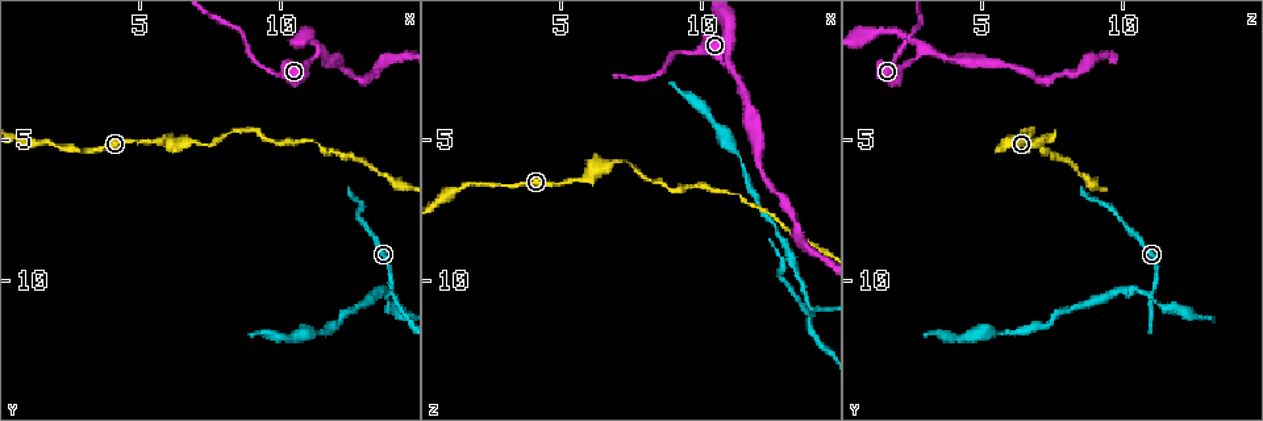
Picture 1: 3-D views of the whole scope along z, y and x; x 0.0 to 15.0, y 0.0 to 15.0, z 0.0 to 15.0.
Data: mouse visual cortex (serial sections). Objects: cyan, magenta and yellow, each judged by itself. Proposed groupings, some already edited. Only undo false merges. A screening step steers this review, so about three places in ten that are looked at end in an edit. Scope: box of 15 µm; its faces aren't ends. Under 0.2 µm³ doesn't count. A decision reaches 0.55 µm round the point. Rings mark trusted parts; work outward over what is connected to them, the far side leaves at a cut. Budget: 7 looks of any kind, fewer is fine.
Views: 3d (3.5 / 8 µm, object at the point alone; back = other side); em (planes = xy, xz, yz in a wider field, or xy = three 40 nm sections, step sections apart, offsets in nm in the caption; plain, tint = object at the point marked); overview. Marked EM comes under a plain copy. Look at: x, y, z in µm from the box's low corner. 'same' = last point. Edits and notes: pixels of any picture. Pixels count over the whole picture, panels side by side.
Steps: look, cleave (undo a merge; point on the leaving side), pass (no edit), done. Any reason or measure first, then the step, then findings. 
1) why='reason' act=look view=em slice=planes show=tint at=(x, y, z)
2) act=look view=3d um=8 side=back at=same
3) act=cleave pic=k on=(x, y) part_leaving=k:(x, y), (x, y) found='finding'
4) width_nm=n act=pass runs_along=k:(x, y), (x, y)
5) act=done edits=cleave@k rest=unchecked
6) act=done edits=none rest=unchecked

why='abrupt turn' act=look view=3d um=3.5 side=back at=(14.0, 10.5, 11.0)

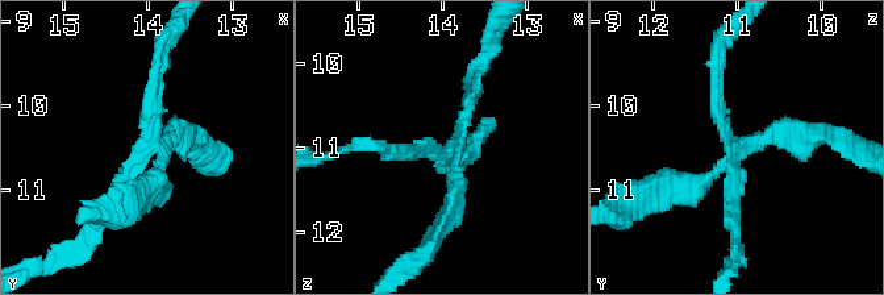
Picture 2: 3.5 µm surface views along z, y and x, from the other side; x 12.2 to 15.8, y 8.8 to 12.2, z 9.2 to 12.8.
act=look view=em slice=xy step=2 show=tint at=(13.90, 10.40, 11.05)

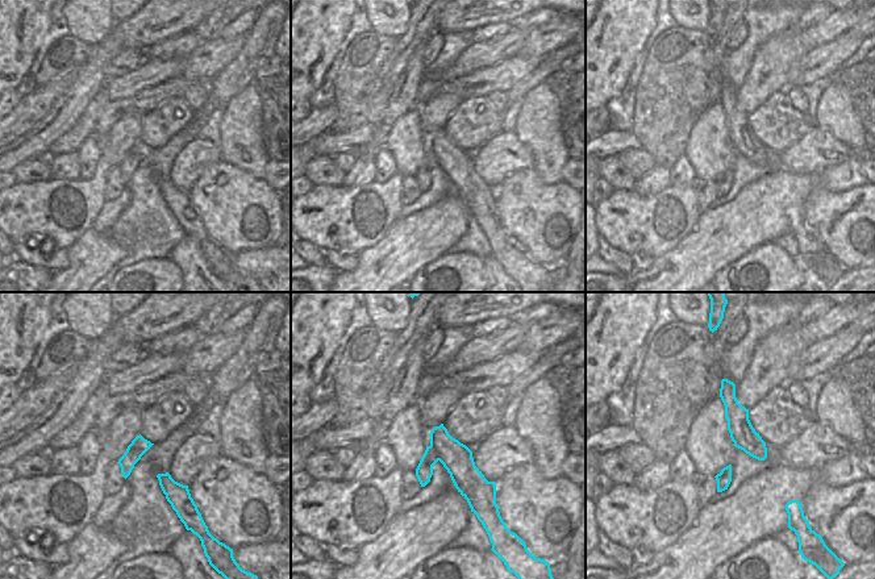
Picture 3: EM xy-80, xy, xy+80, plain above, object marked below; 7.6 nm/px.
act=cleave pic=2 on=(792, 131) border=3:(134, 438), (145, 452) found='two cells meet here'

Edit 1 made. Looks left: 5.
why='a narrow waist' act=look view=3d um=8 side=back at=(7.5, 5.1, 5.8)

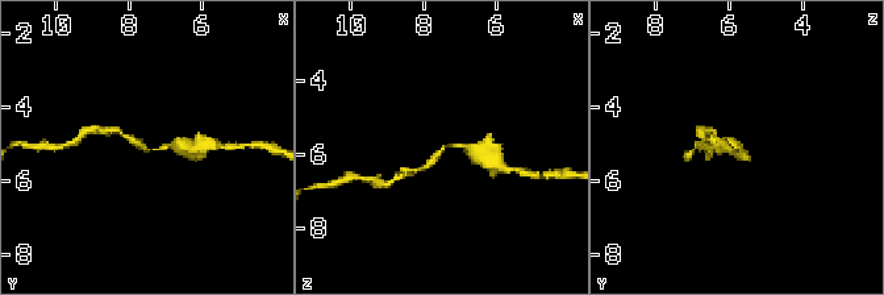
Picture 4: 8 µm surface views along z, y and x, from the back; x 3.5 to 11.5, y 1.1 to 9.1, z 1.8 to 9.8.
arm_widths_nm=150,350 why='now the EM' act=look view=em slice=xy step=3 show=tint at=(7.4, 5.2, 5.8)

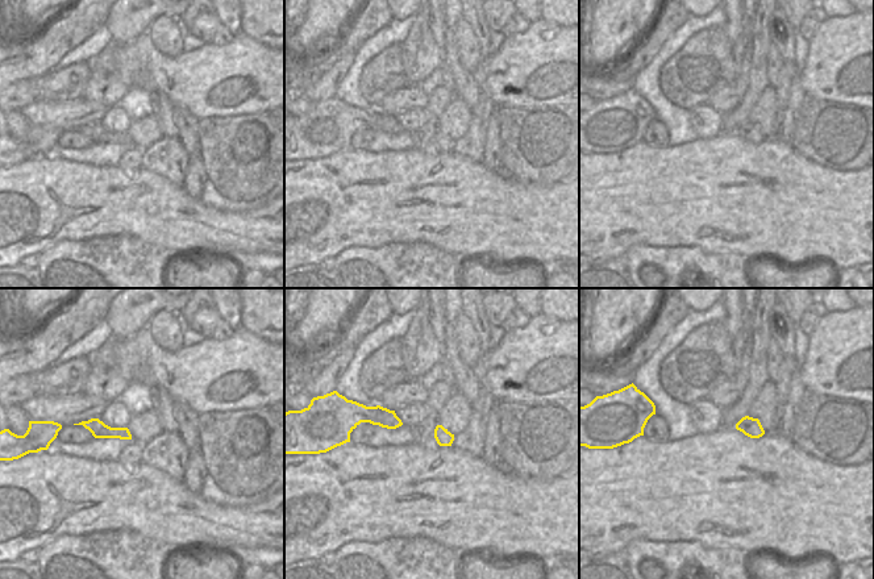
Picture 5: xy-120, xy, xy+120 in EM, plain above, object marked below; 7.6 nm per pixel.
act=pass found='continuous, no second cell'

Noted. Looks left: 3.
why='branch point' act=look view=3d um=8 at=(11.4, 2.0, 2.8)

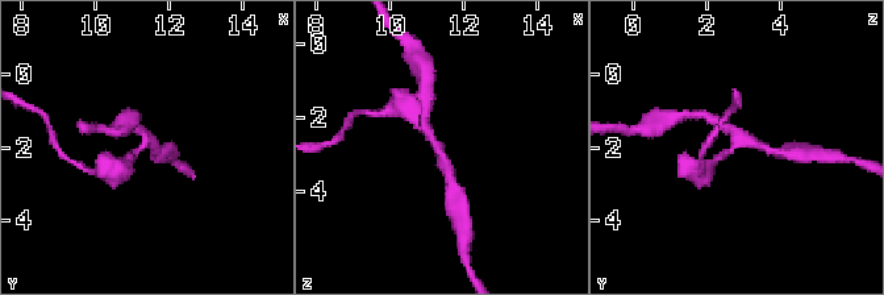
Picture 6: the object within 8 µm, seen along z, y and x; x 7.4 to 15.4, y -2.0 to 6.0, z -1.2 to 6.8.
why='zoom in' act=look view=3d um=3.5 at=(11.4, 1.9, 2.9)

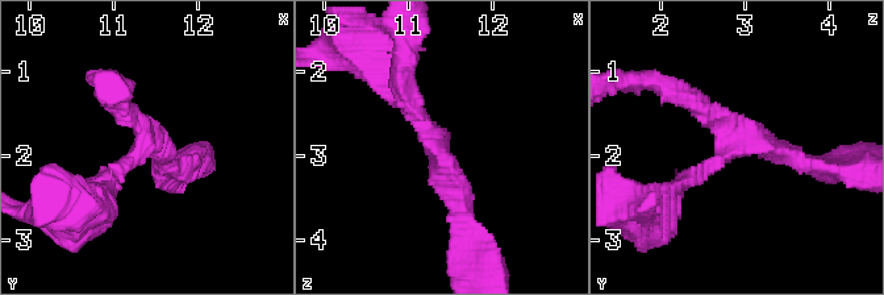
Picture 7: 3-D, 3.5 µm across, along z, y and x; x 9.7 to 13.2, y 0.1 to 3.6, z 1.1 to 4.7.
why='now the EM' act=look view=em slice=xy step=3 show=tint at=(11.35, 1.90, 2.90)

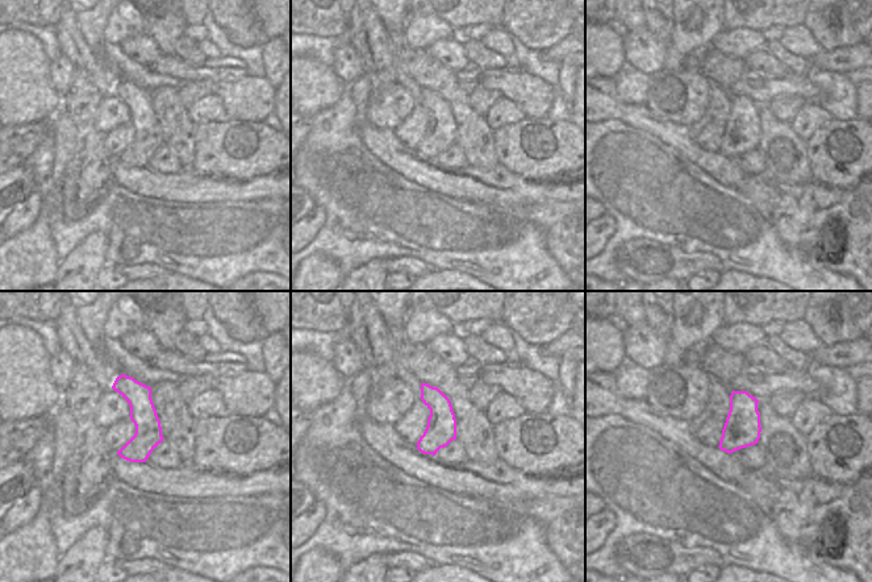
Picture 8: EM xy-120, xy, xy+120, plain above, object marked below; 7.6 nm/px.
act=pass runs_along=8:(122, 378), (142, 408), (142, 458) found='one cell here'

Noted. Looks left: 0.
act=done edits=cleave@2 rest=unchecked

